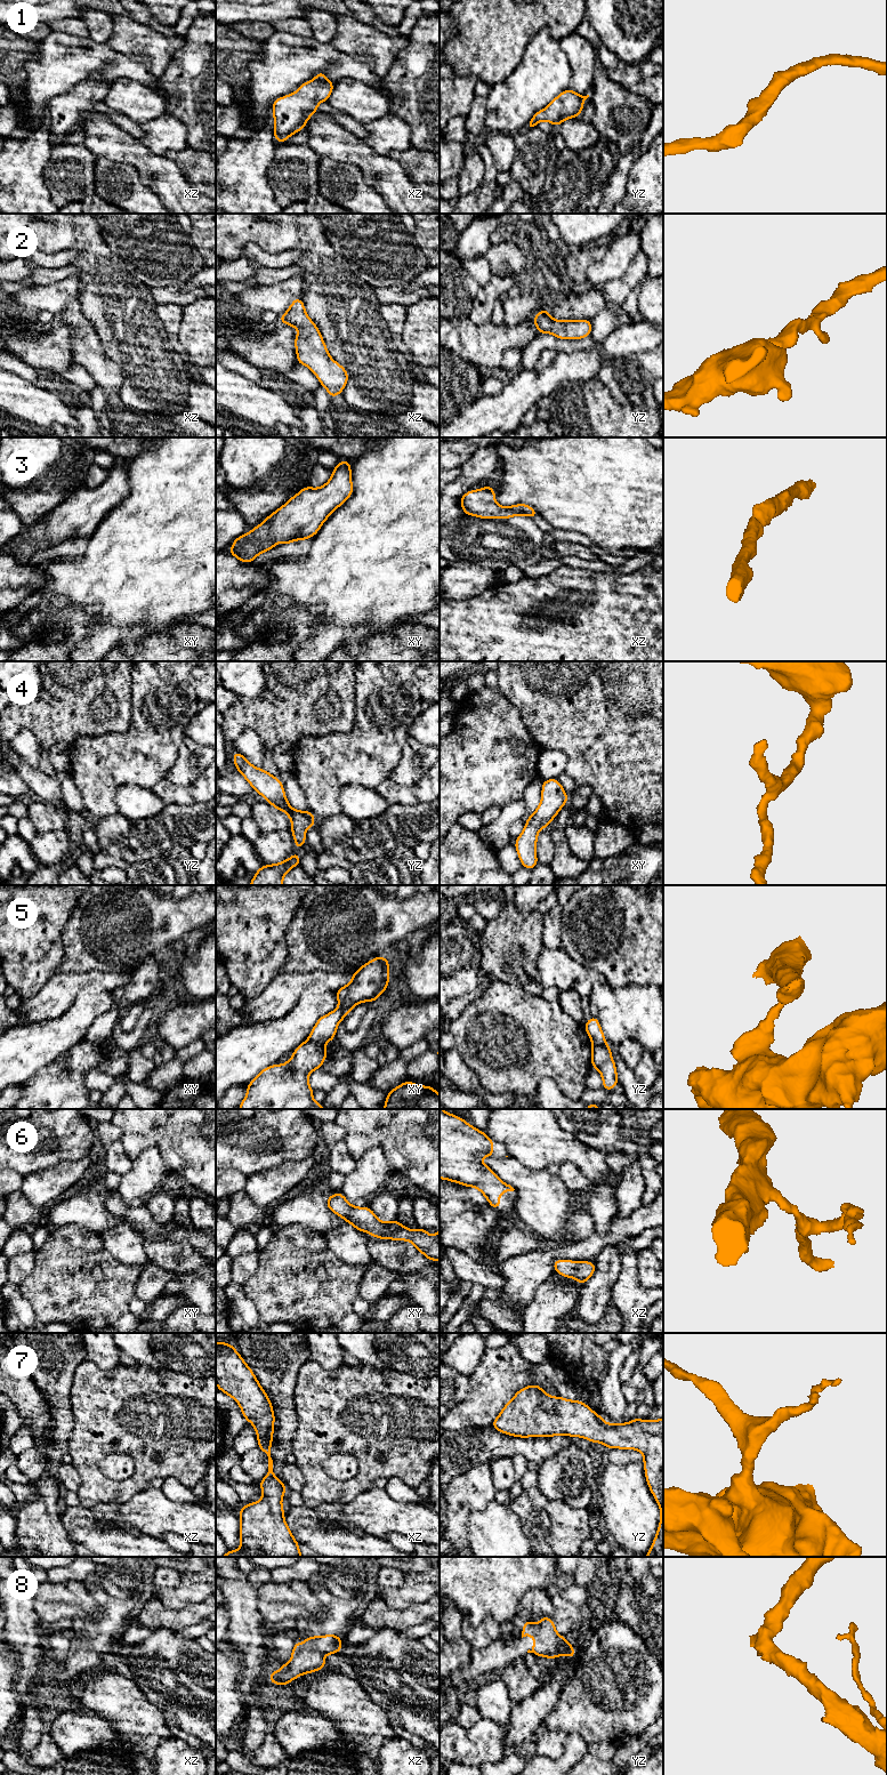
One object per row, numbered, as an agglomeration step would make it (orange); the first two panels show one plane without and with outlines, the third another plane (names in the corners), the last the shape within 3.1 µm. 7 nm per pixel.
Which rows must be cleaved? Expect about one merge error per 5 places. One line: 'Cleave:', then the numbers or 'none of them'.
Cleave: 5

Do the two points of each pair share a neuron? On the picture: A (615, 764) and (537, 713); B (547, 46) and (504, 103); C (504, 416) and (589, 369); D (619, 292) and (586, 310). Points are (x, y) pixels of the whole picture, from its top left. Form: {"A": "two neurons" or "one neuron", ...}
{"A": "one neuron", "B": "one neuron", "C": "one neuron", "D": "two neurons"}

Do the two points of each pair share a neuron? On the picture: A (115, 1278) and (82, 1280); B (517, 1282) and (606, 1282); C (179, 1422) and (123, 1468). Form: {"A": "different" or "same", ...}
{"A": "same", "B": "different", "C": "different"}

